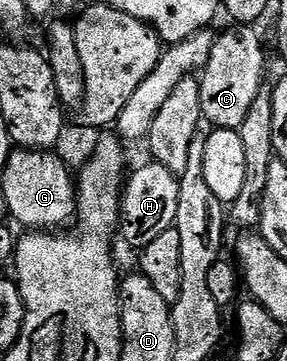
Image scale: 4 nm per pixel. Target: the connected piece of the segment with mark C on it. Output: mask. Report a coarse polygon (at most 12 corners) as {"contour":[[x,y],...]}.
{"contour":[[252,26],[217,35],[202,69],[200,115],[240,129],[265,87]]}

